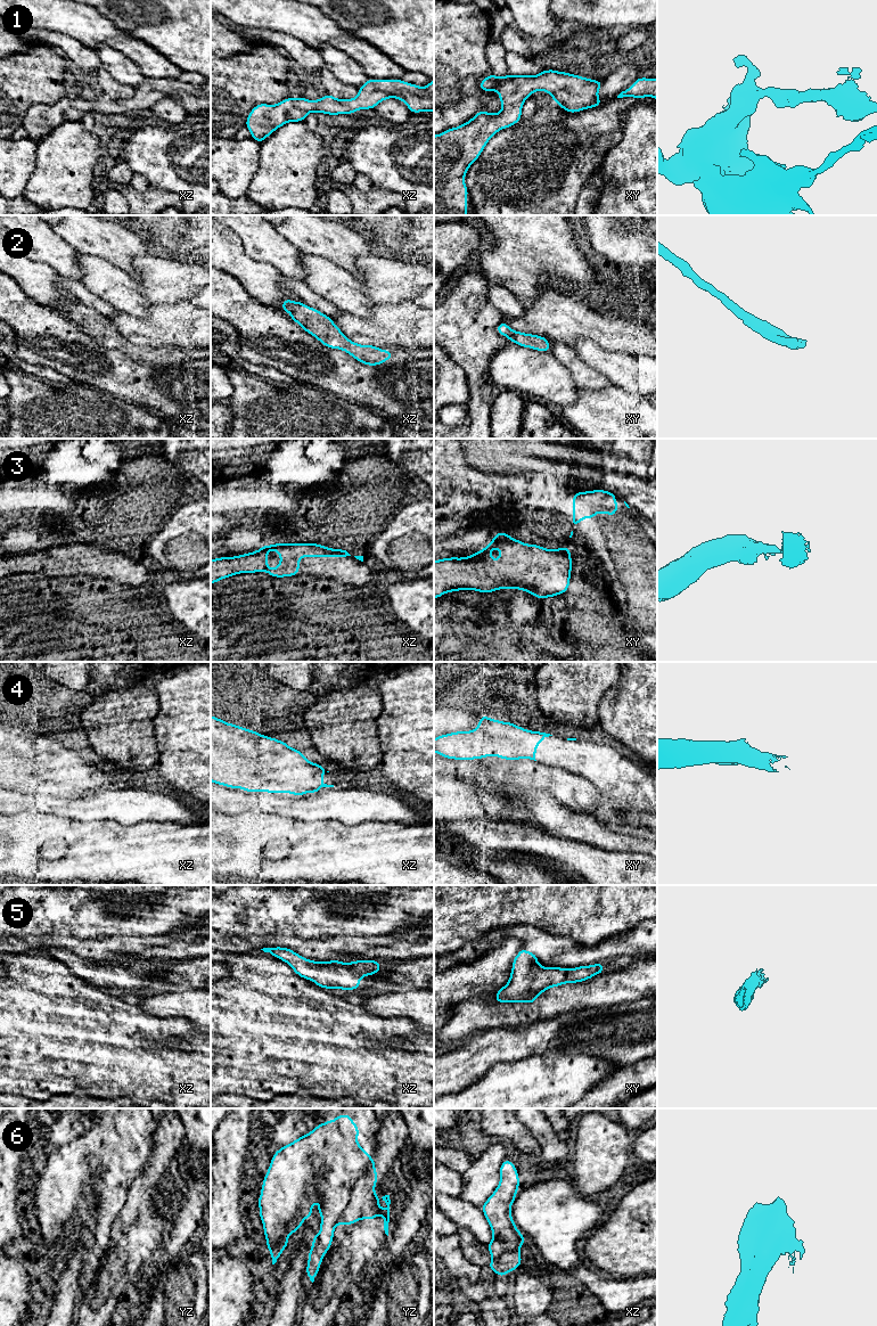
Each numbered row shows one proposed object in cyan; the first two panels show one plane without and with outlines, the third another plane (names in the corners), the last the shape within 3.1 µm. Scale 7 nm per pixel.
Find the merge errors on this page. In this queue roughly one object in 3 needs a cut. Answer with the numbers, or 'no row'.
3, 6

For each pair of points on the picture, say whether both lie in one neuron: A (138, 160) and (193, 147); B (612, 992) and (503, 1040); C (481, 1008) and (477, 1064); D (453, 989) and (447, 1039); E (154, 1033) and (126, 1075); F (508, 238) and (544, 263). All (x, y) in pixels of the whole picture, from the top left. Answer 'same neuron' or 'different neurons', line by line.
A: same neuron
B: different neurons
C: different neurons
D: different neurons
E: same neuron
F: same neuron

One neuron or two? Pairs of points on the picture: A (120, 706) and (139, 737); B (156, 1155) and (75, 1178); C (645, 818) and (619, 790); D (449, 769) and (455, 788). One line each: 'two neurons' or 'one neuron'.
A: one neuron
B: two neurons
C: two neurons
D: two neurons

